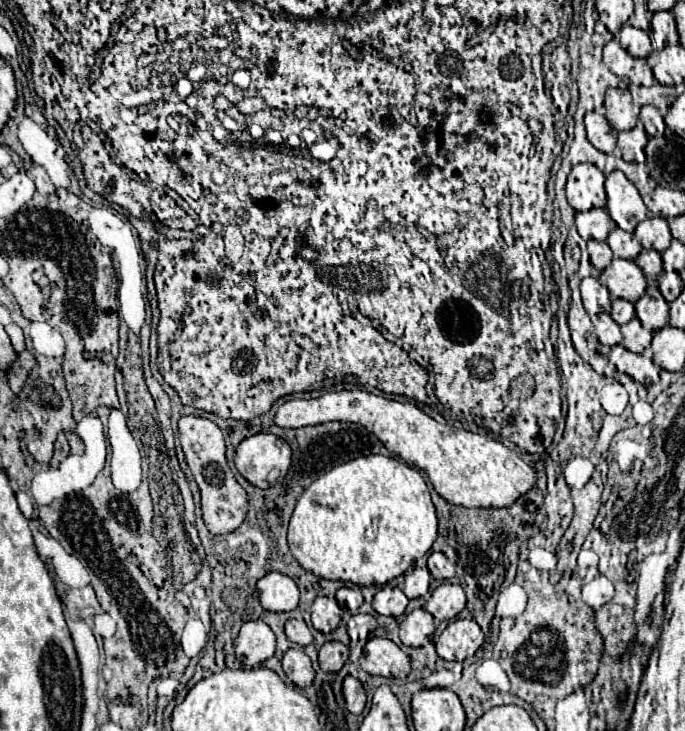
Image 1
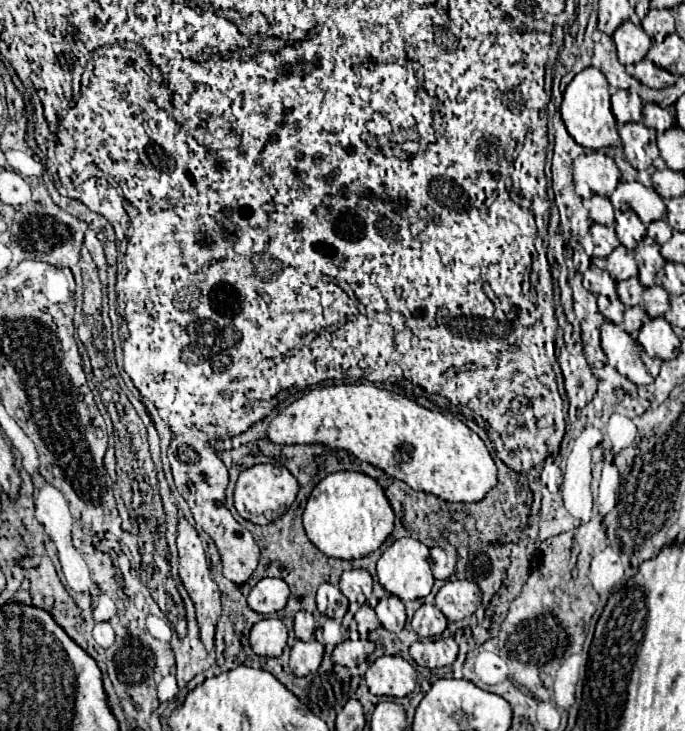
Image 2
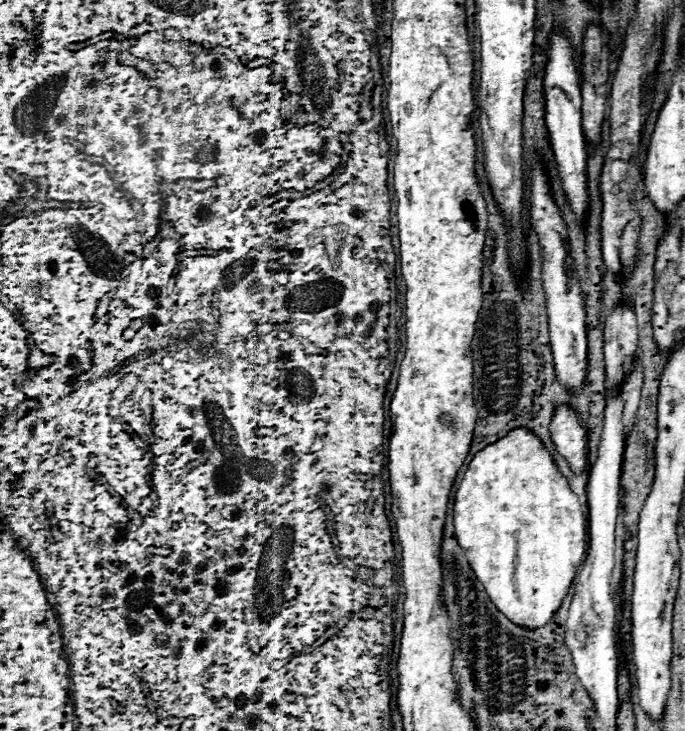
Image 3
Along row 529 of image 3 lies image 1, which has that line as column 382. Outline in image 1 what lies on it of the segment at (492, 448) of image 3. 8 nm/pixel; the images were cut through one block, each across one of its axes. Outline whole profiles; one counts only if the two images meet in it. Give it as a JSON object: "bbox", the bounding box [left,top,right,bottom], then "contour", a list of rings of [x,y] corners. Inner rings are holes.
{"bbox":[288,454,438,586],"contour":[[[370,454],[334,466],[310,484],[290,518],[288,544],[300,566],[320,578],[352,582],[358,586],[382,586],[404,574],[432,548],[438,536],[436,526],[436,510],[422,474],[398,458]]]}

